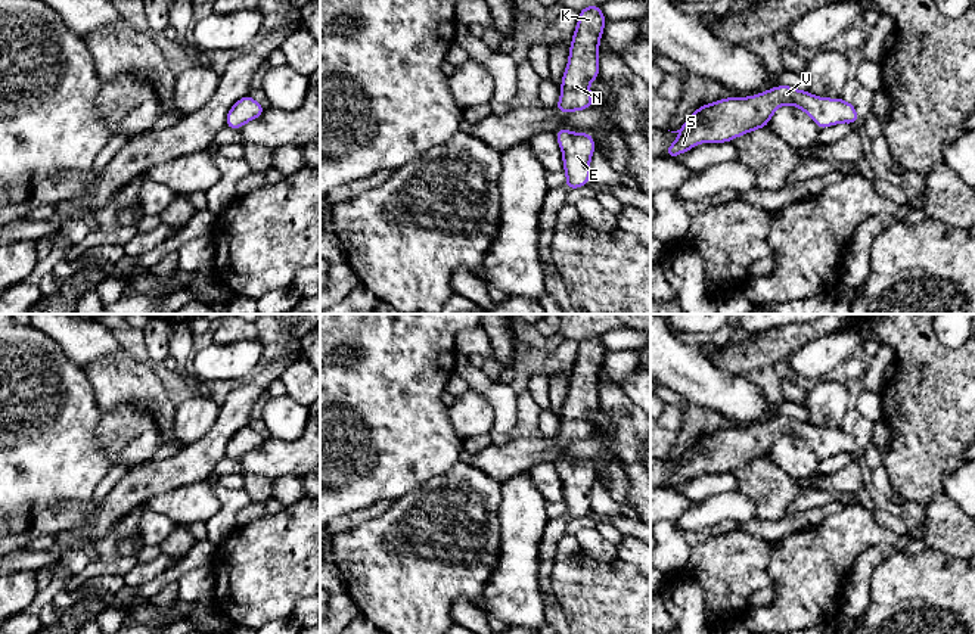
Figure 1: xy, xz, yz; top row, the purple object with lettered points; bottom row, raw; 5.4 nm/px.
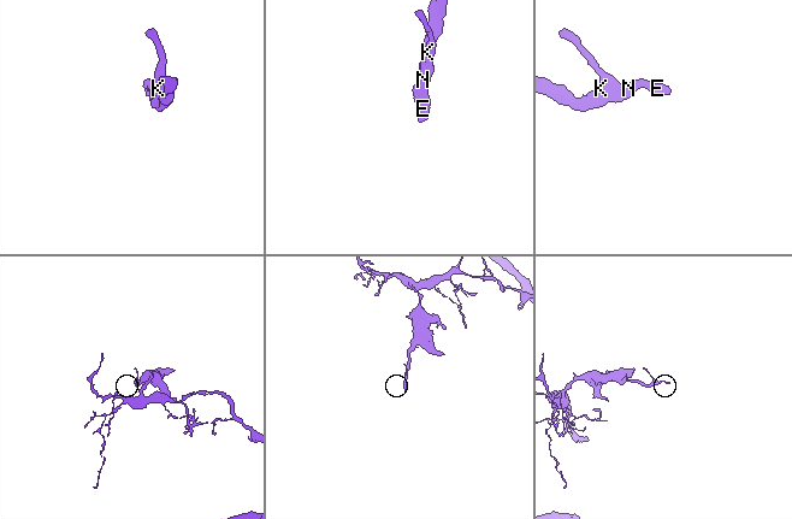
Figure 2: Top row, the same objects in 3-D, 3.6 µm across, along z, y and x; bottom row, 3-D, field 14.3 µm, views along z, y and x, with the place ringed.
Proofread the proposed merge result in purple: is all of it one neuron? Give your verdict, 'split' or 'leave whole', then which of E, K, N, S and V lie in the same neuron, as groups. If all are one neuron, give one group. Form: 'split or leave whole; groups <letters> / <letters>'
leave whole; groups E K N S V

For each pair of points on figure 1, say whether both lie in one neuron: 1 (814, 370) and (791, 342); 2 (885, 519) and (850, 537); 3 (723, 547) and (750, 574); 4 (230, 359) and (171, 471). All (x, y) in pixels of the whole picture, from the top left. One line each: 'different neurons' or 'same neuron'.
1: different neurons
2: different neurons
3: same neuron
4: different neurons

